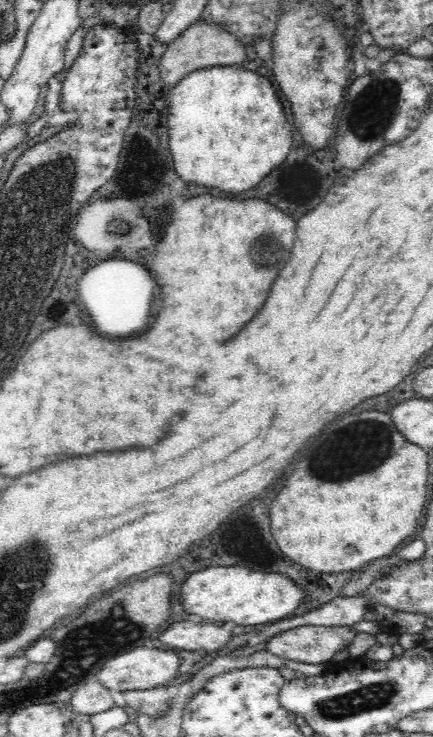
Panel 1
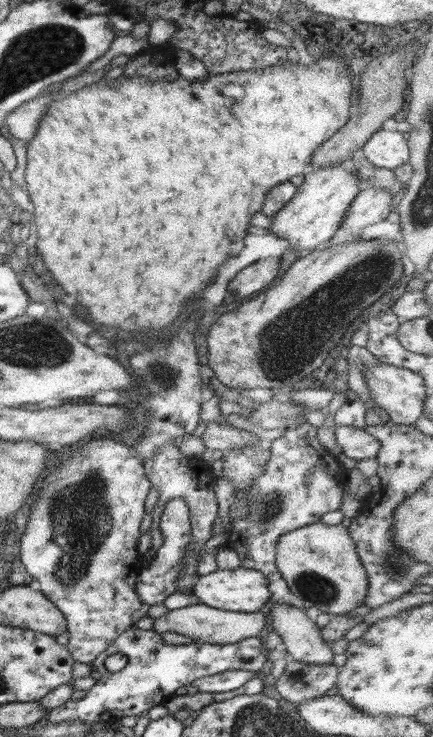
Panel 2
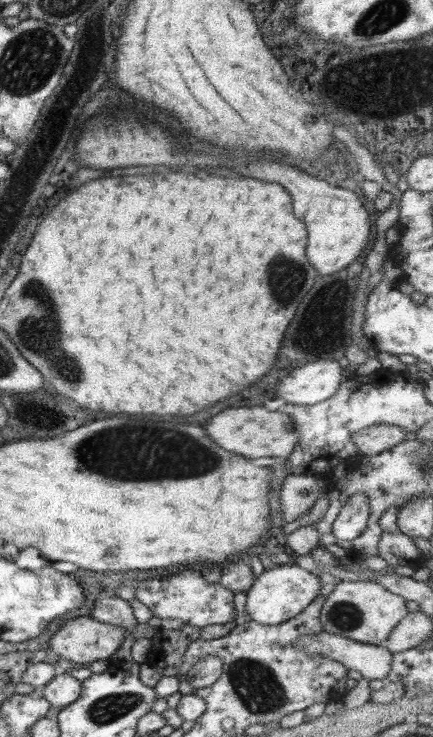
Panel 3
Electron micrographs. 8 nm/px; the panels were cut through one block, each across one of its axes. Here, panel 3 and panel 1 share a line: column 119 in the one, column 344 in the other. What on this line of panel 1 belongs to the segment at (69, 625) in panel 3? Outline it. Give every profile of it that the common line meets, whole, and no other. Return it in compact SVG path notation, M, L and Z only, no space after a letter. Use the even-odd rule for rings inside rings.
M306 625L280 632L266 642L266 650L296 662L329 664L334 654L354 642L356 634L353 627Z

